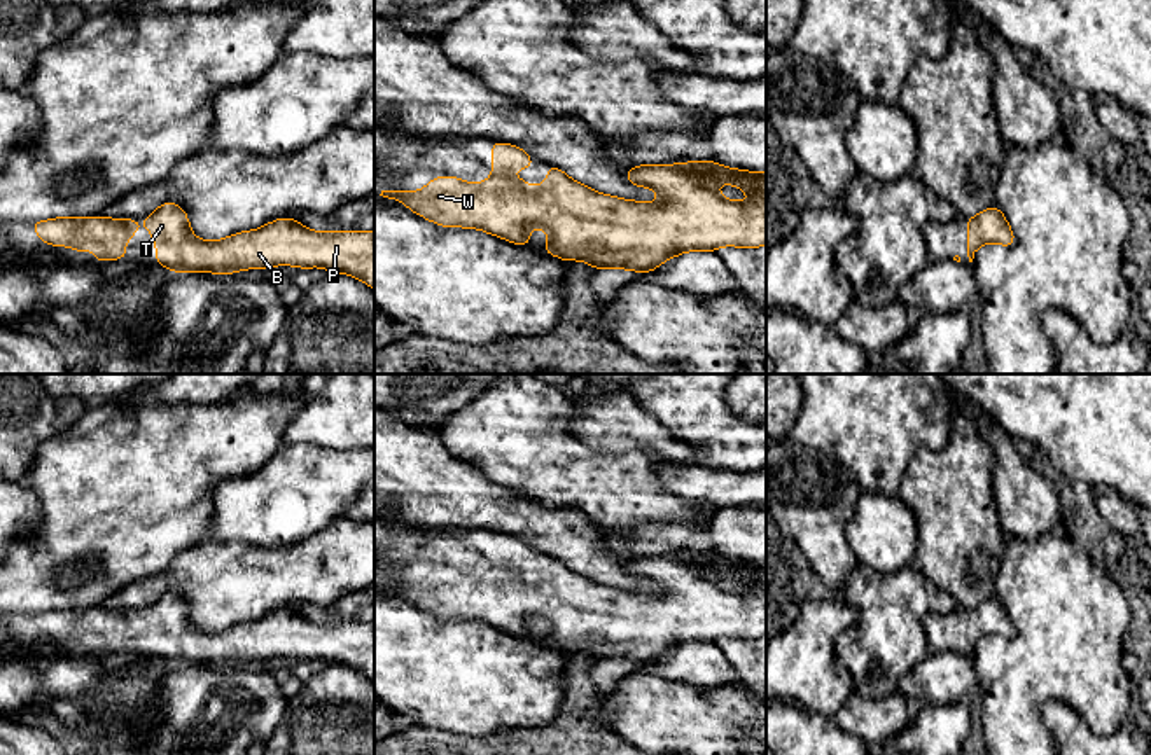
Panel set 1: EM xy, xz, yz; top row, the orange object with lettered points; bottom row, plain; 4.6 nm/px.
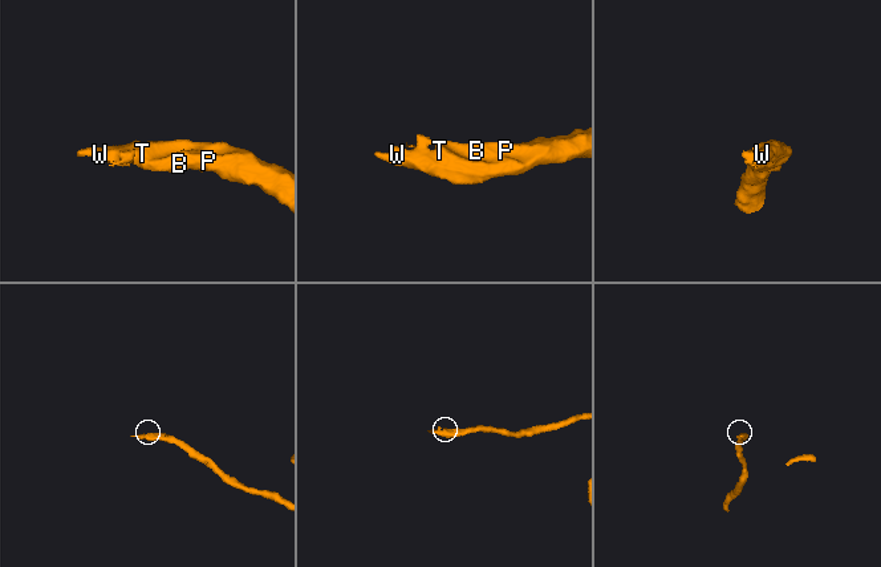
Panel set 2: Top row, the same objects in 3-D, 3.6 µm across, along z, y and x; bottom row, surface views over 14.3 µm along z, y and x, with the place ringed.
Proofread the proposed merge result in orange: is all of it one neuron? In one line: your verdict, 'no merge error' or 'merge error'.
no merge error

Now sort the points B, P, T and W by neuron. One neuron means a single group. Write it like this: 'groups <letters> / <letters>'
groups B P T W

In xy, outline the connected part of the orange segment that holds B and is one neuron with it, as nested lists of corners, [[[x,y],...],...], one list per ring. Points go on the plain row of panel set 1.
[[[163,594],[143,610],[156,634],[156,655],[171,664],[234,666],[243,661],[296,657],[345,664],[374,682],[374,622],[317,624],[294,610],[217,633],[198,631],[177,594]]]

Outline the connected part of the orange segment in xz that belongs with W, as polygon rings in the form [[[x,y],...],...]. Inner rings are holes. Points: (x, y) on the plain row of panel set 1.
[[[492,533],[492,568],[486,573],[462,573],[458,568],[436,568],[422,582],[381,582],[380,587],[401,592],[416,606],[443,617],[479,620],[506,633],[528,638],[530,620],[539,619],[549,626],[549,633],[541,640],[565,652],[582,652],[591,661],[630,661],[651,664],[666,650],[684,643],[715,643],[719,638],[759,640],[766,636],[766,563],[743,563],[726,559],[715,552],[691,552],[679,556],[640,556],[628,559],[624,568],[637,578],[651,578],[659,585],[656,594],[630,592],[596,584],[584,575],[572,571],[565,563],[548,556],[548,573],[528,577],[518,568],[509,568],[507,561],[530,561],[532,547],[511,535]],[[722,575],[740,578],[752,589],[750,594],[729,592],[721,587]]]

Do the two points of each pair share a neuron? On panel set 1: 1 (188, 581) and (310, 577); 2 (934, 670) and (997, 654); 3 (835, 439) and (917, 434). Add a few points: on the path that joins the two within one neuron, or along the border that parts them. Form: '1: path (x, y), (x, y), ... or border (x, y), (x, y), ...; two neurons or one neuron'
1: path (217, 581), (280, 577); one neuron
2: border (971, 658), (978, 687); two neurons
3: path (856, 434), (896, 434); one neuron

